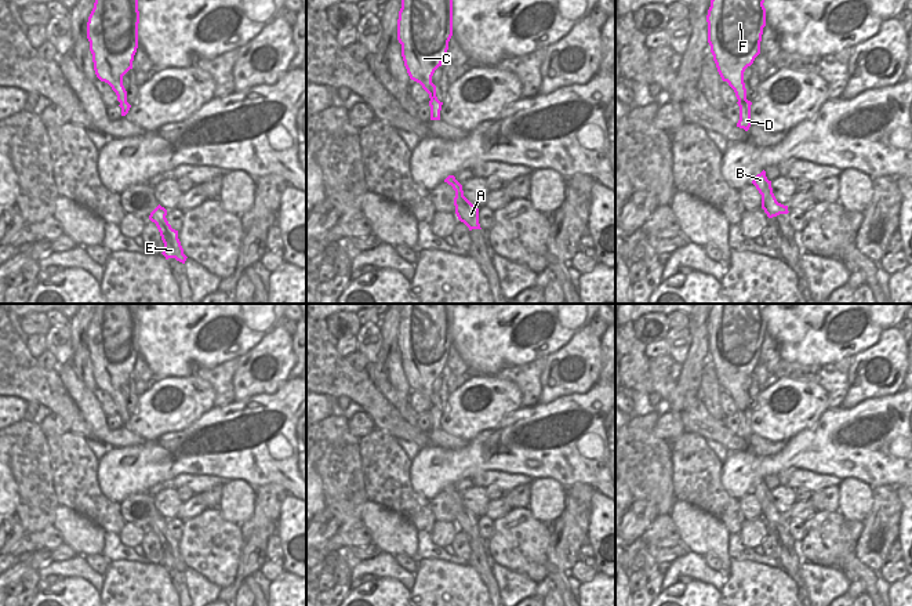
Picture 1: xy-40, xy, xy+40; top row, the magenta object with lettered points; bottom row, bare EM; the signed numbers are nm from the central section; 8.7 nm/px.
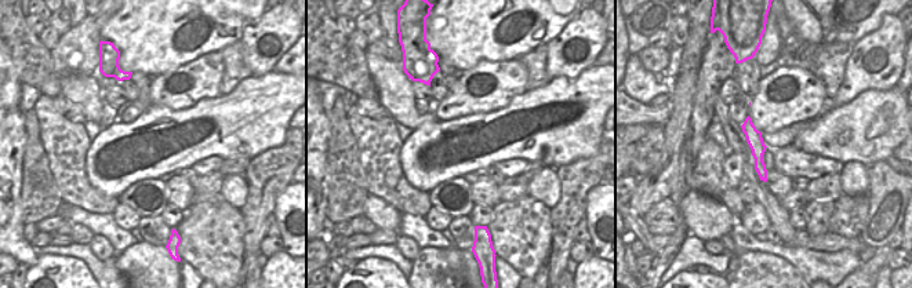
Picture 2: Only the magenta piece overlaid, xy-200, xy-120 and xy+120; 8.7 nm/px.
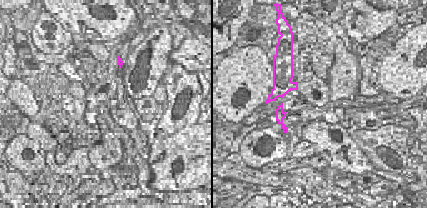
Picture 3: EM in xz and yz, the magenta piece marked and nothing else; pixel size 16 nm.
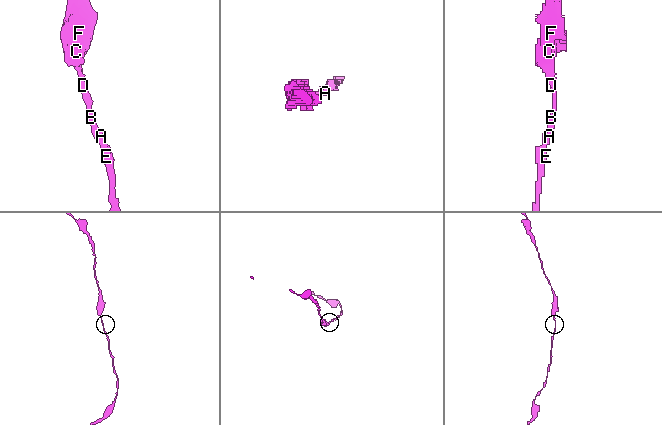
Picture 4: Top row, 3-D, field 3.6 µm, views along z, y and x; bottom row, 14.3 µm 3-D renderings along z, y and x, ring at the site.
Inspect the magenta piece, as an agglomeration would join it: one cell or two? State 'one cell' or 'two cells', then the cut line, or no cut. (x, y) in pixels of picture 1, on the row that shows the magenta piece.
one cell | no cut

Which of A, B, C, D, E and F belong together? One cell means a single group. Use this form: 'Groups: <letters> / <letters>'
Groups: A B C D E F.

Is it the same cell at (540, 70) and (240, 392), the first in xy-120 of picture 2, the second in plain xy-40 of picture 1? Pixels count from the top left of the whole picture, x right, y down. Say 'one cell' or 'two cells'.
two cells

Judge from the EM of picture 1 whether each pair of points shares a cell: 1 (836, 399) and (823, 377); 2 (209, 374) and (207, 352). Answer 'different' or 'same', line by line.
1: same
2: different

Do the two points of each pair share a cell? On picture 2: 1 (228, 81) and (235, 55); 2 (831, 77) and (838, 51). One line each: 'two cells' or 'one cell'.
1: one cell
2: one cell

